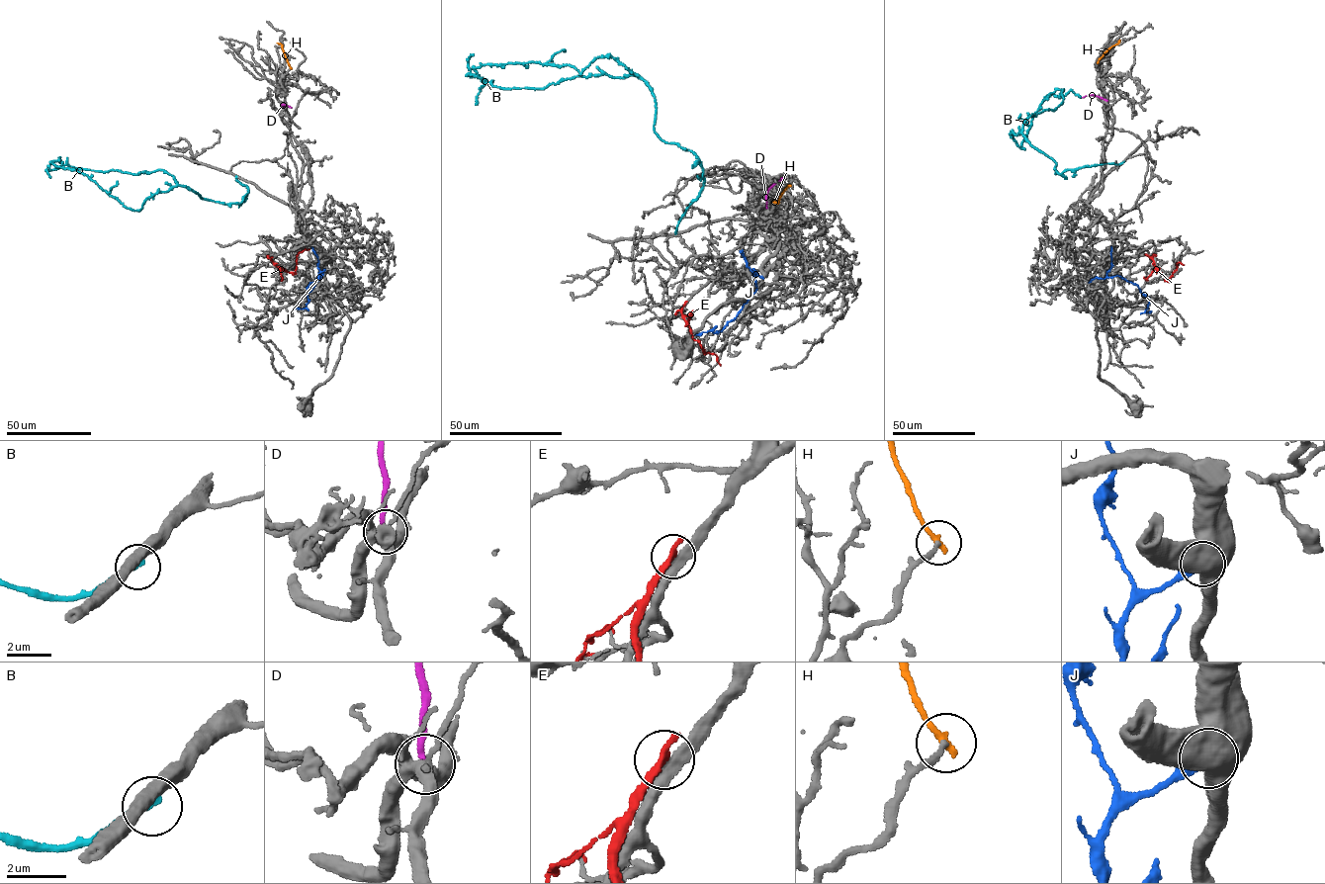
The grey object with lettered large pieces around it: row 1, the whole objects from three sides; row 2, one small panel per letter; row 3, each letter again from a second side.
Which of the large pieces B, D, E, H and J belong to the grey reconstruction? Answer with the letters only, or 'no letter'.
no letter

